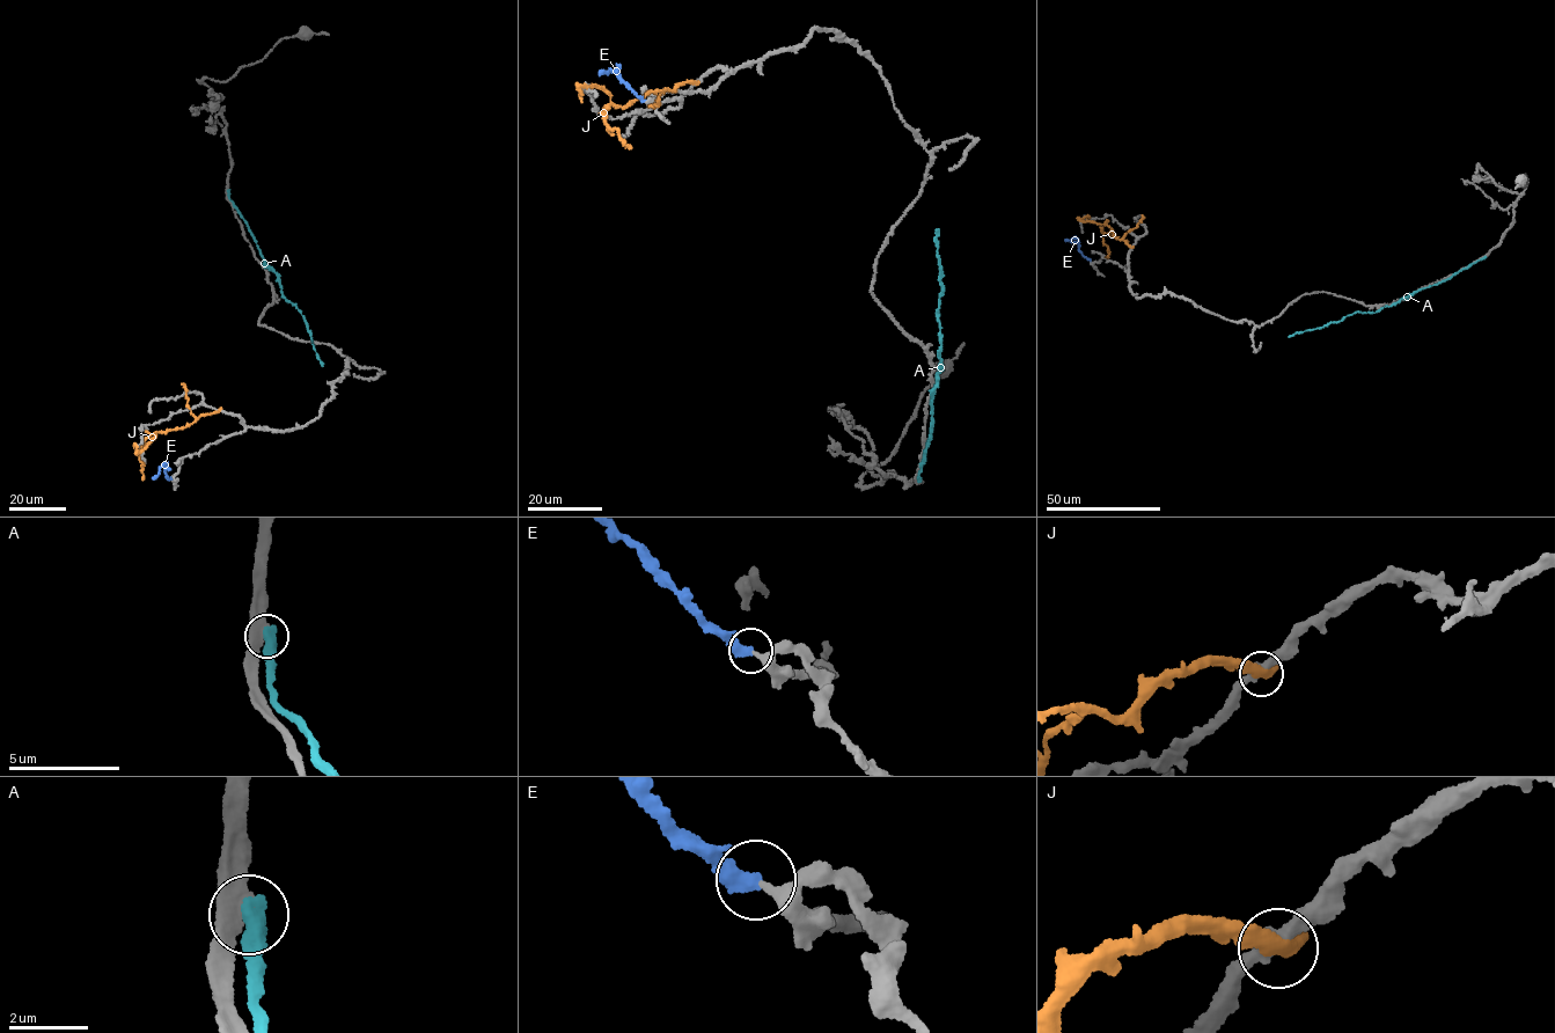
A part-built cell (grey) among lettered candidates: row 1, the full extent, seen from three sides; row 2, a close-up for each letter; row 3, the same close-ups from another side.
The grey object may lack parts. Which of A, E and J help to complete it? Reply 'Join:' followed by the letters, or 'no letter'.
Join: E

